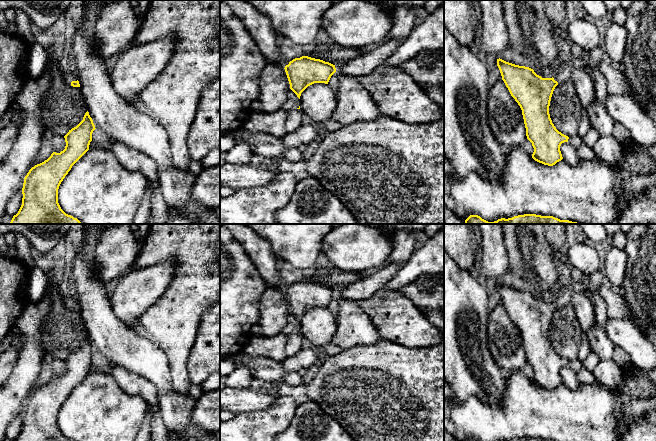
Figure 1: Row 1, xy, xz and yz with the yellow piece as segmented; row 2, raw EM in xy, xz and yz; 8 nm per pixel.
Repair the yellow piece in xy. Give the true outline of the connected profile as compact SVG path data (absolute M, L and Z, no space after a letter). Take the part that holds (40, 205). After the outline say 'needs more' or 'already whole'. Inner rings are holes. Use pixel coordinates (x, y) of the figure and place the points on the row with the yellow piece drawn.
M87 111L83 120L64 136L66 146L60 153L53 152L44 162L32 167L24 178L22 205L9 224L83 224L66 214L58 203L58 189L72 166L89 150L95 125Z | already whole

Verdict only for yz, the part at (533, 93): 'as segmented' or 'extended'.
extended

